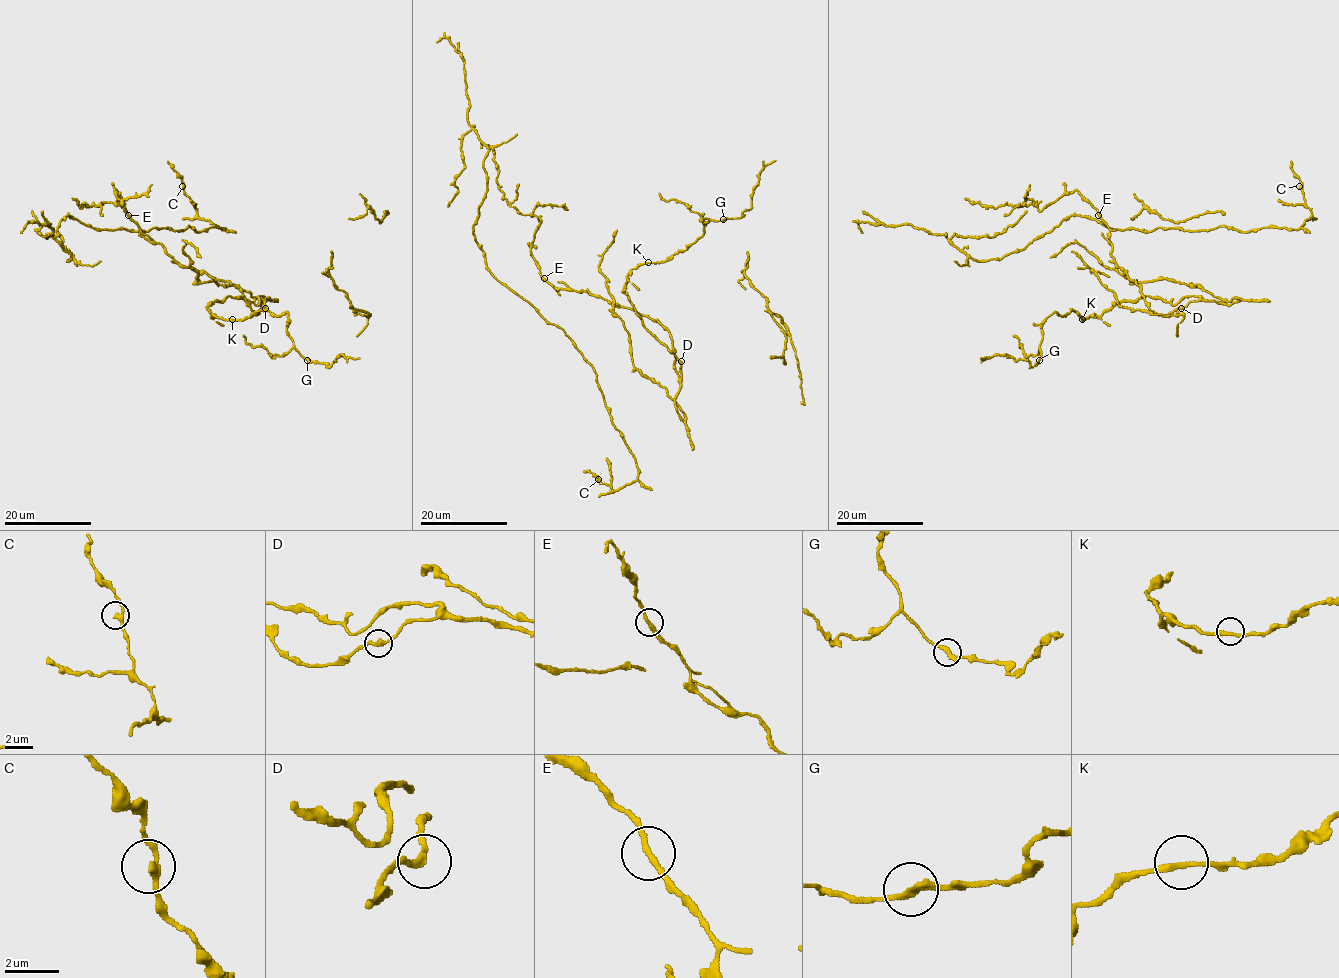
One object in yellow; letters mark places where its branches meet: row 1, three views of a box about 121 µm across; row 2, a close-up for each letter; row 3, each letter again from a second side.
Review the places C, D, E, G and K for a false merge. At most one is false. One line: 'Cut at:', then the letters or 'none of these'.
Cut at: none of these

